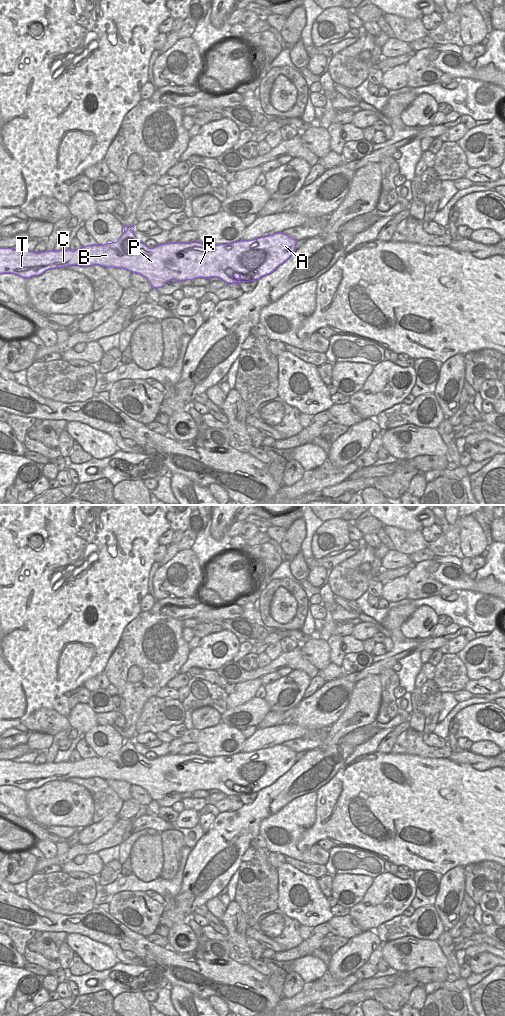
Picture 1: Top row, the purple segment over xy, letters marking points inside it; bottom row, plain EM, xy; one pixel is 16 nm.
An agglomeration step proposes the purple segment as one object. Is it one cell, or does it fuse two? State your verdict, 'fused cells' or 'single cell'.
single cell

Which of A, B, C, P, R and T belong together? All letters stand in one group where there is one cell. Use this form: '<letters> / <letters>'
A B C P R T

